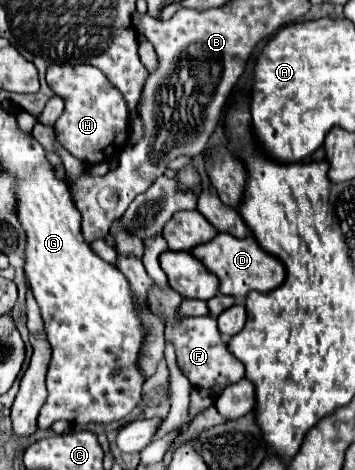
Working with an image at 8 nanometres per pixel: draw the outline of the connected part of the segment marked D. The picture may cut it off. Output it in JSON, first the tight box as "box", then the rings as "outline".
{"box":[192,232,286,298],"outline":[[[220,232],[210,242],[194,246],[192,256],[196,256],[208,268],[208,272],[212,272],[220,280],[220,292],[234,298],[244,298],[250,290],[270,292],[278,288],[286,276],[282,262],[278,262],[278,258],[274,258],[272,254],[264,252],[254,240],[254,236],[234,238],[228,232]]]}

